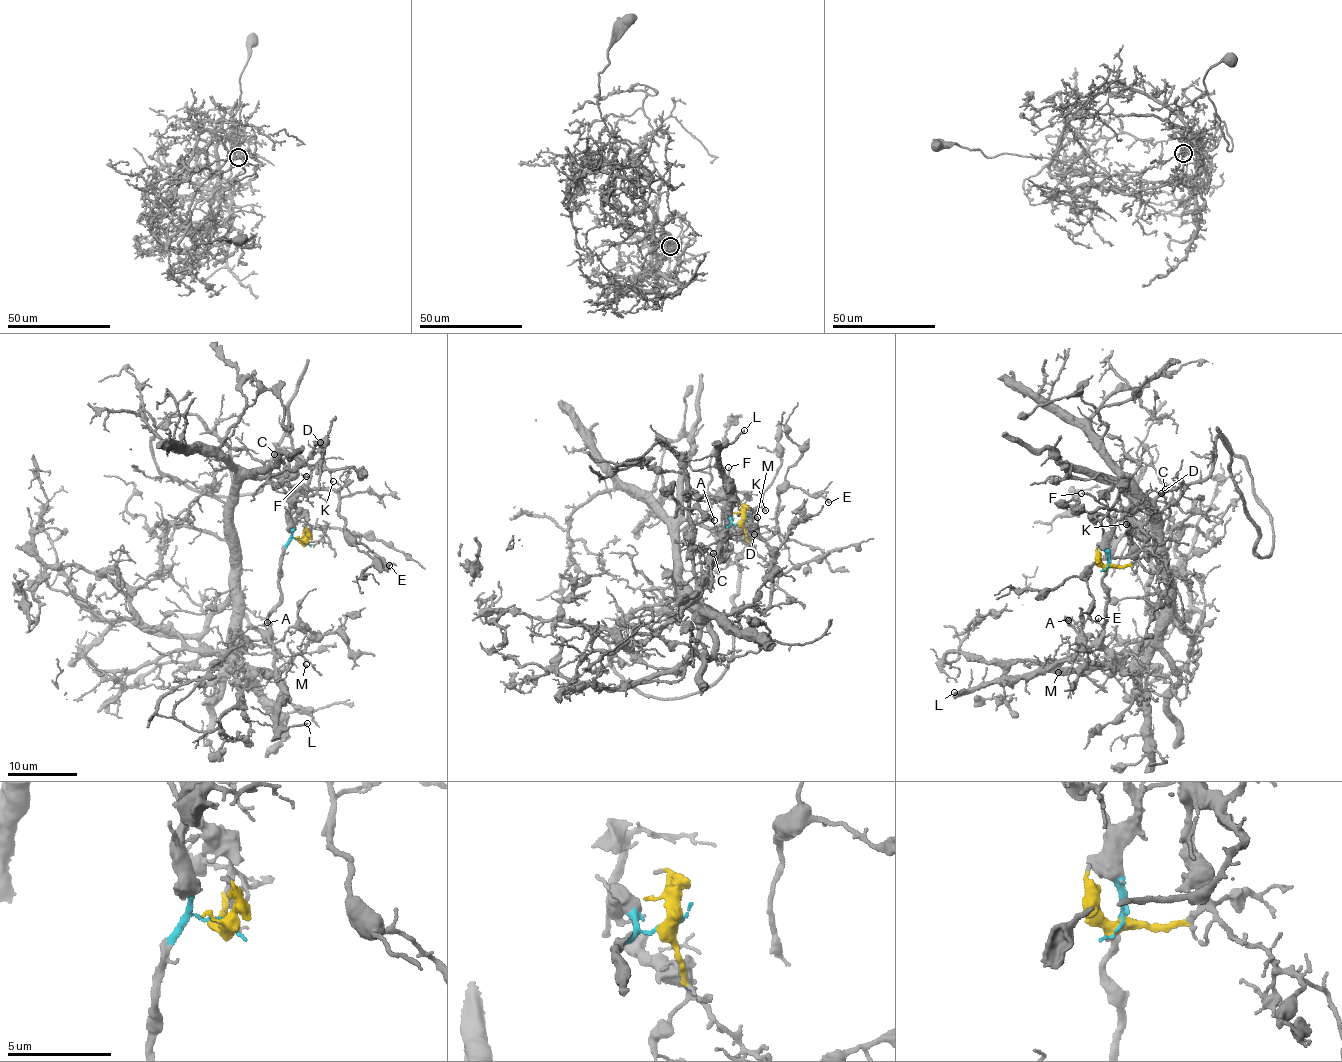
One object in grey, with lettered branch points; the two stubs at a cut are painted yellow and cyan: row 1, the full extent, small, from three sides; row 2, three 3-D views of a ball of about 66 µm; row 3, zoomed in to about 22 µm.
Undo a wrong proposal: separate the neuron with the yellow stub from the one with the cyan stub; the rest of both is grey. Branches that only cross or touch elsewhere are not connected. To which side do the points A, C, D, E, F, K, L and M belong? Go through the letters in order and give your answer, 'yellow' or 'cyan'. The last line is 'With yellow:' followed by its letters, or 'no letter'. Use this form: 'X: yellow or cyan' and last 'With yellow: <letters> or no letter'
A: cyan
C: yellow
D: yellow
E: yellow
F: cyan
K: yellow
L: cyan
M: cyan
With yellow: C, D, E, K

